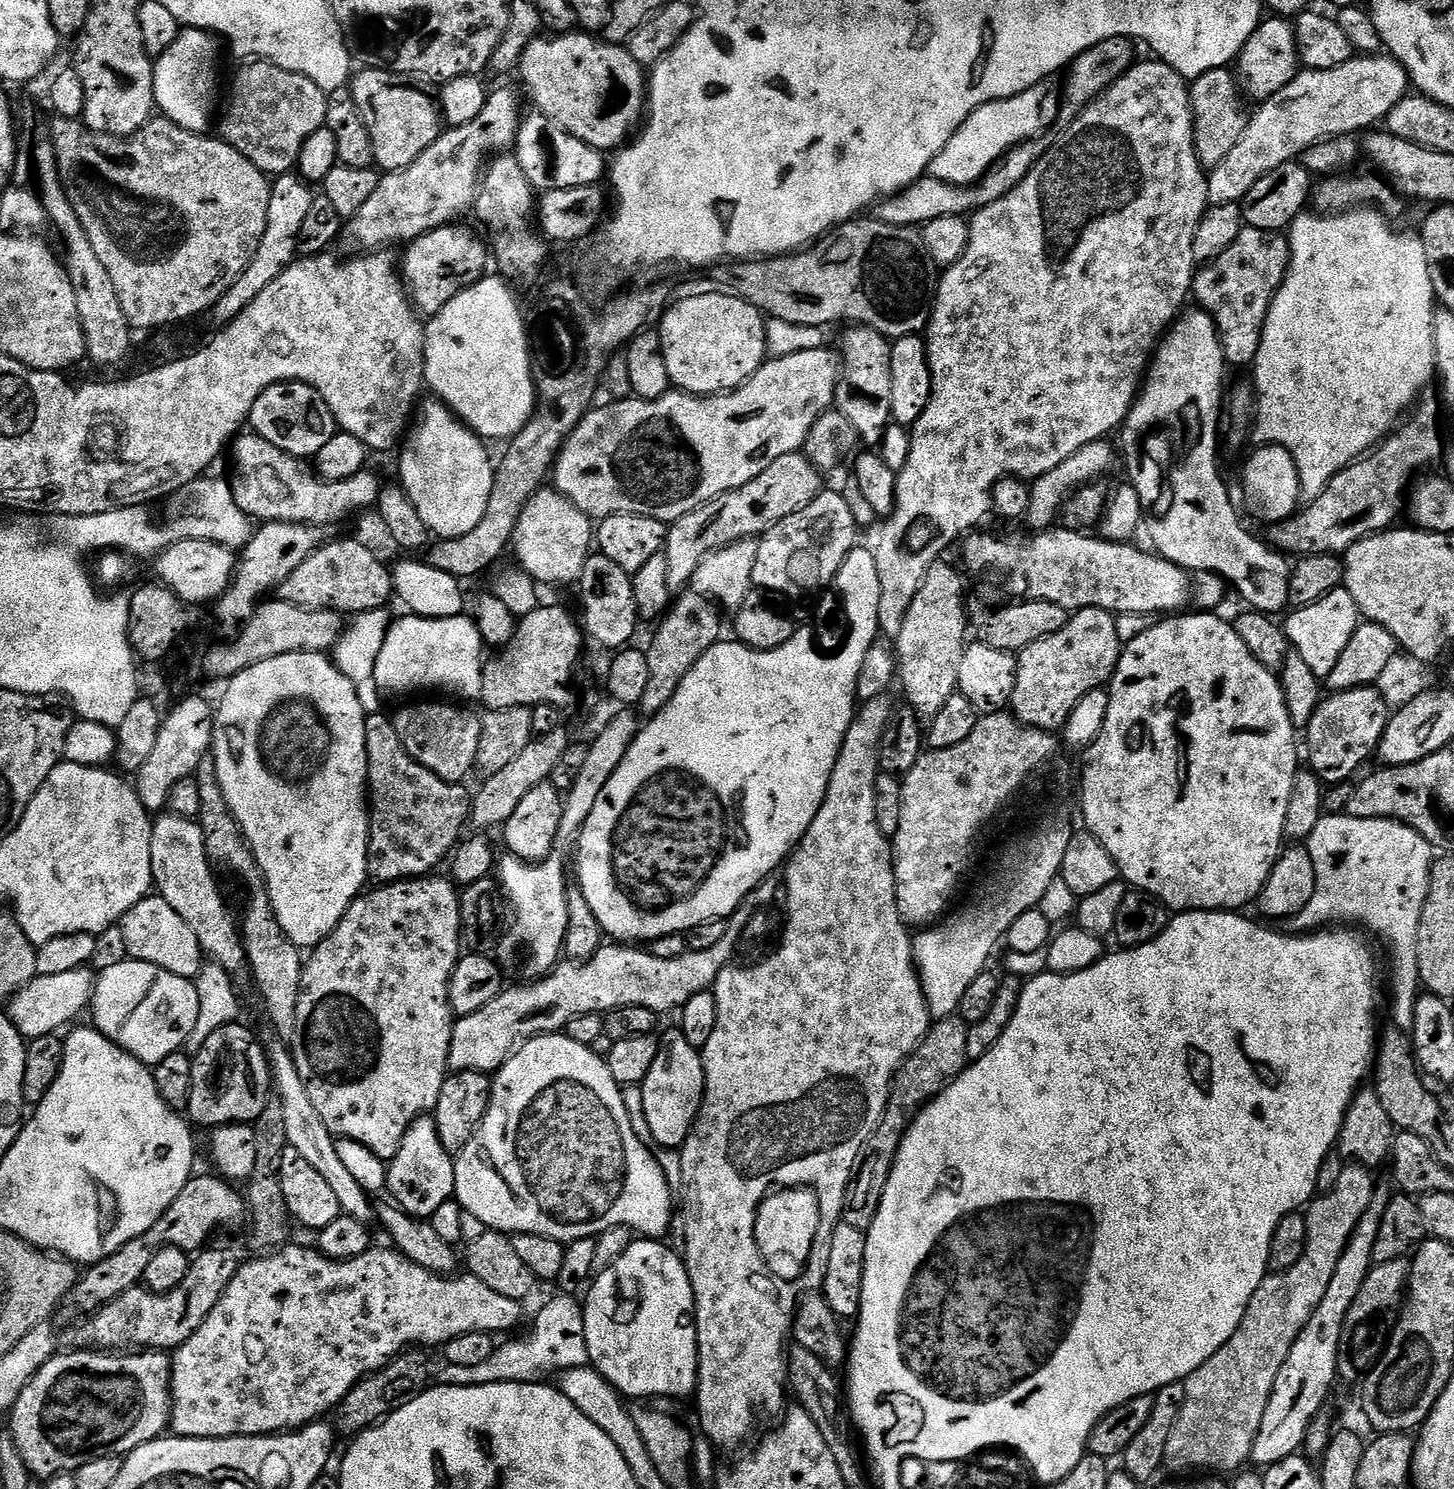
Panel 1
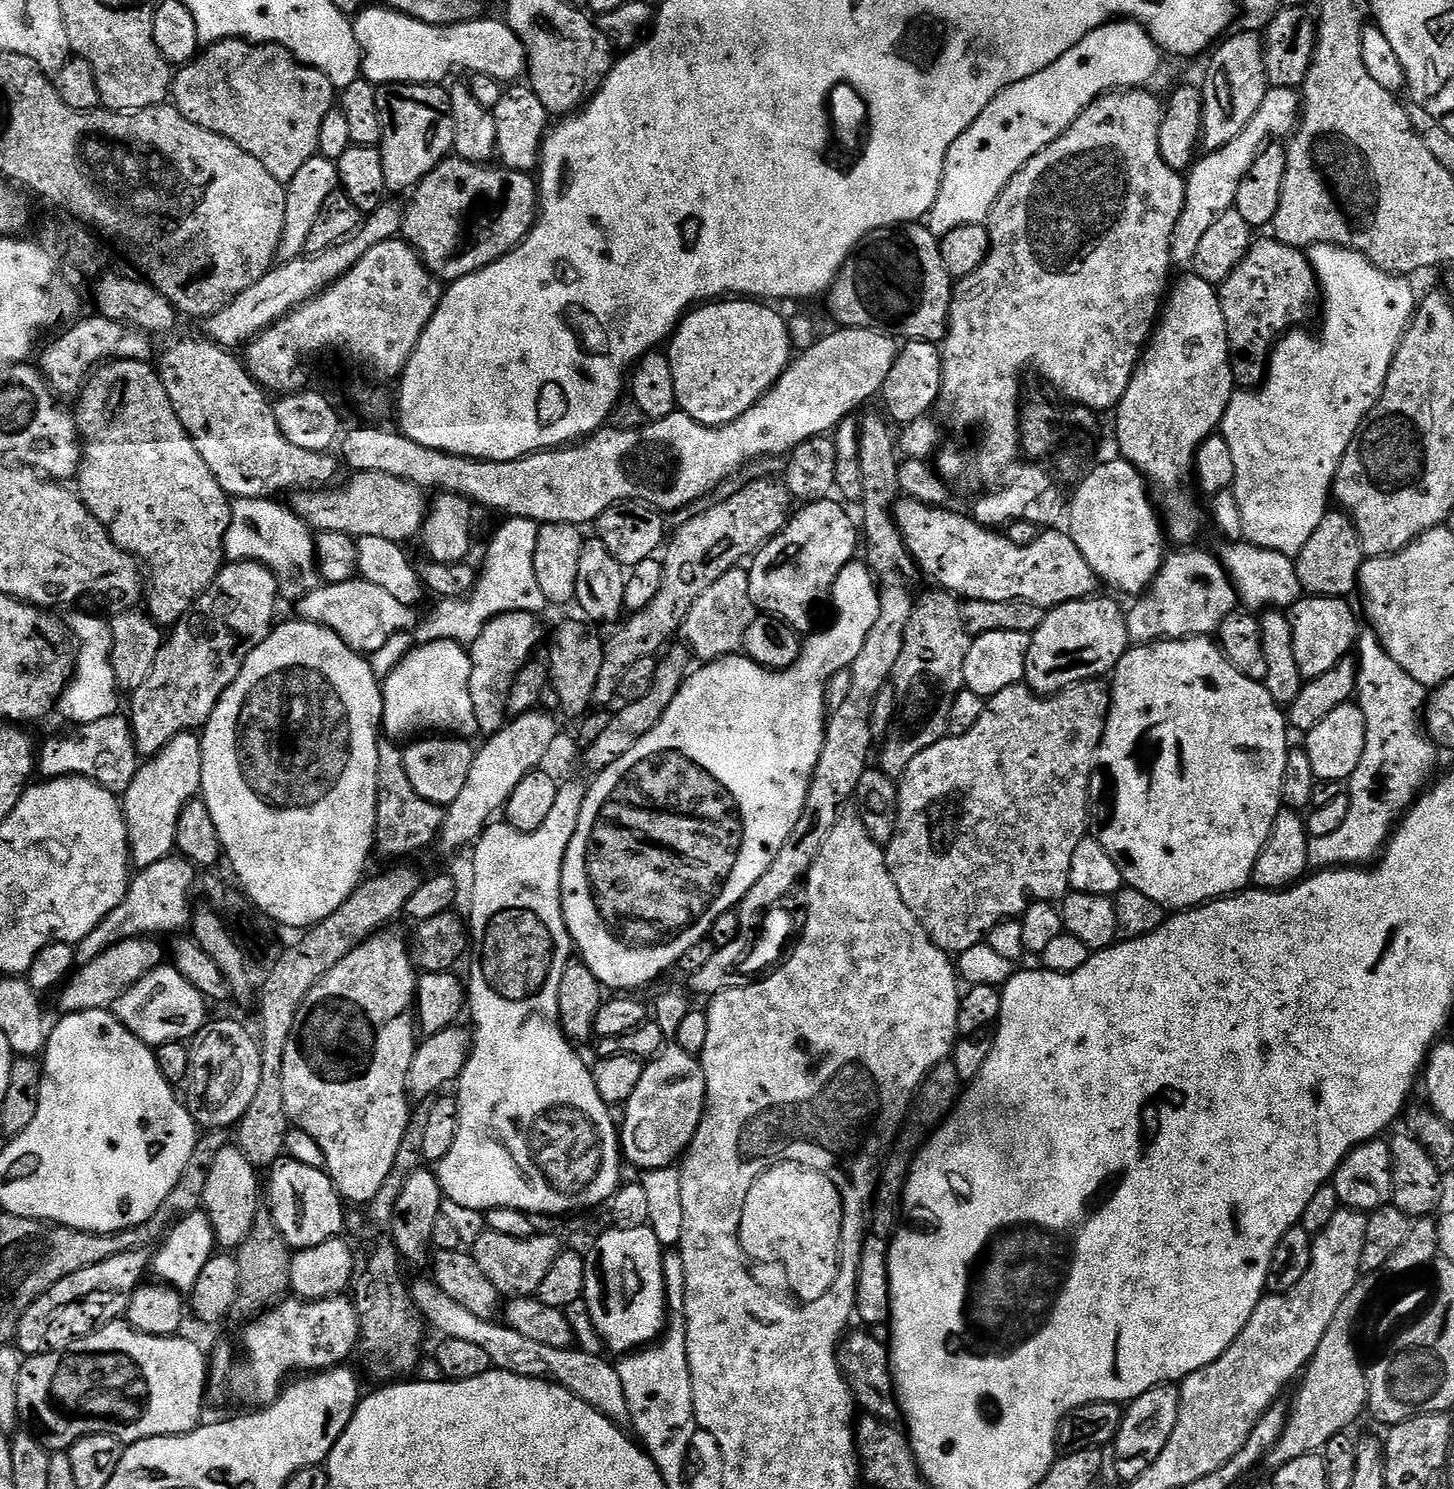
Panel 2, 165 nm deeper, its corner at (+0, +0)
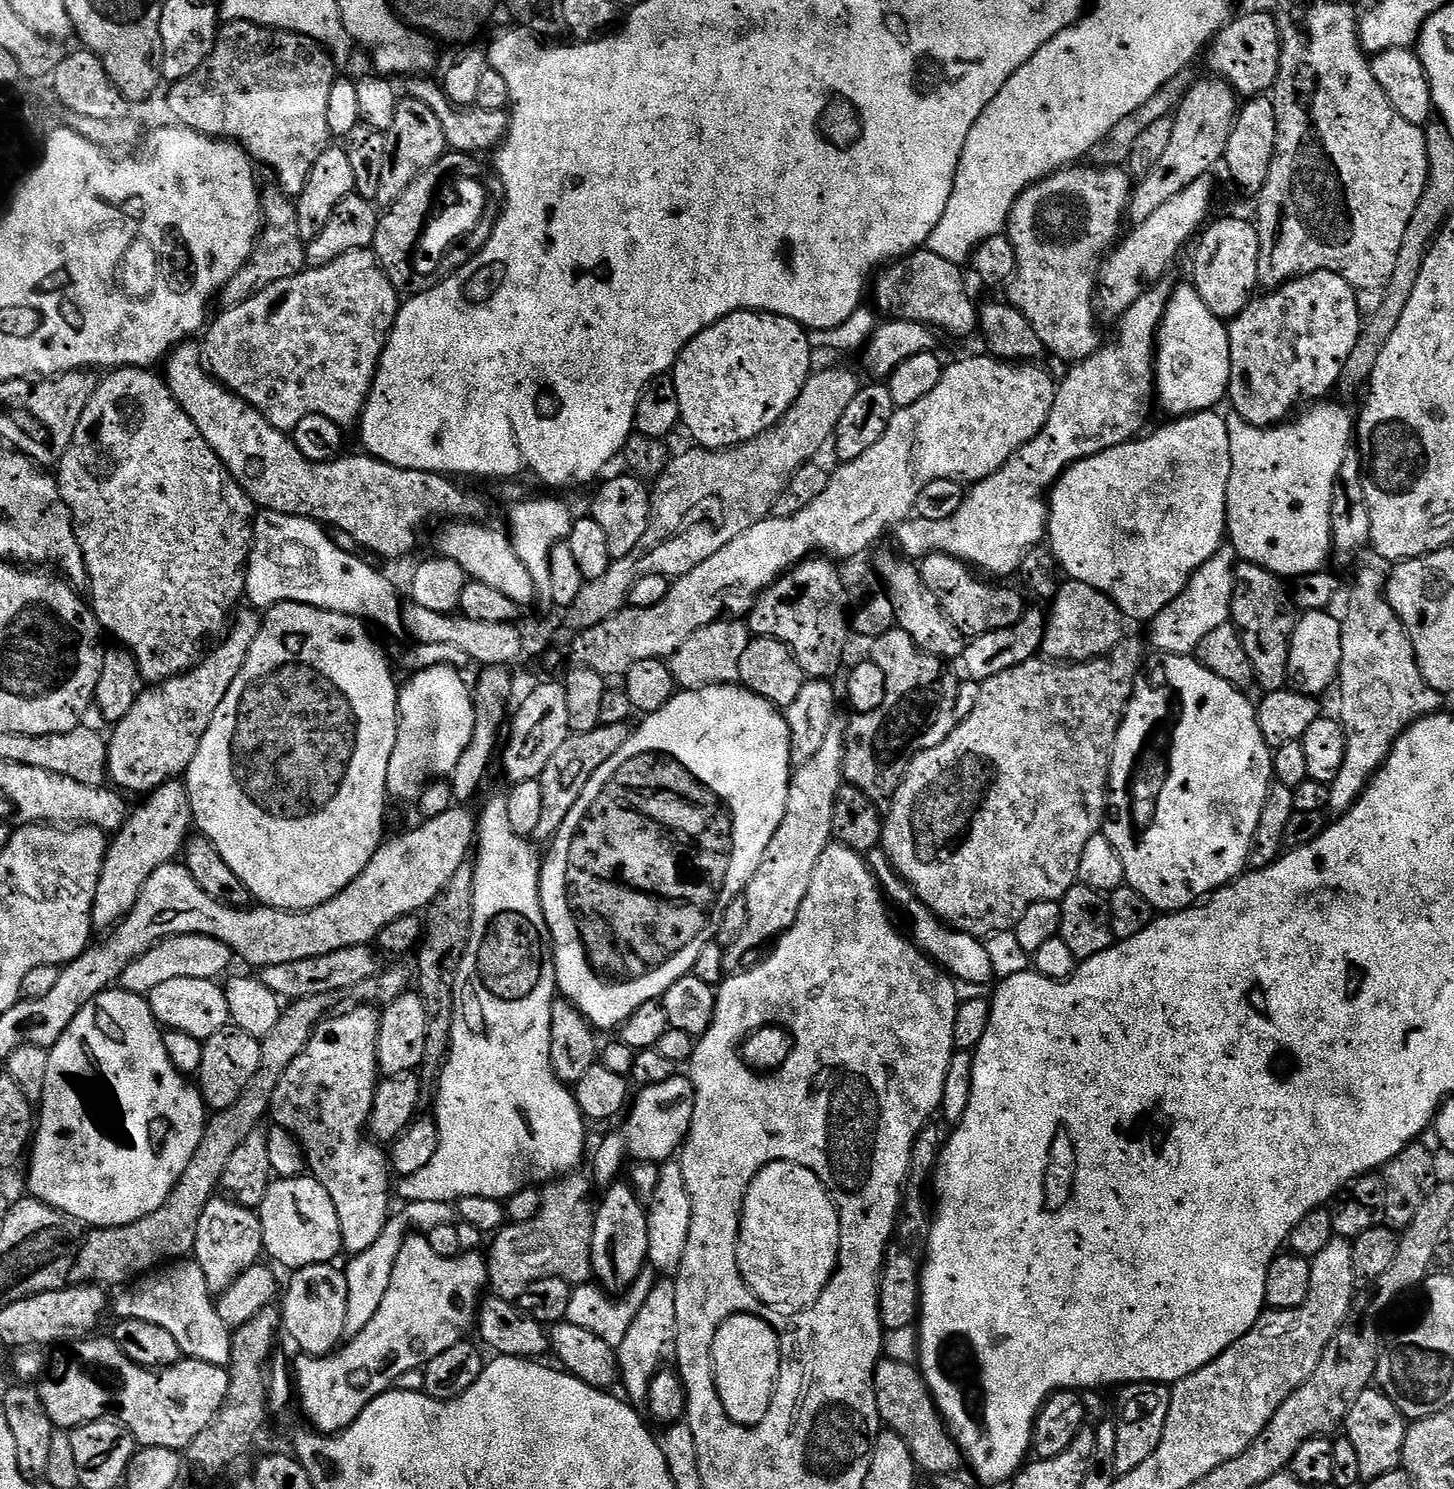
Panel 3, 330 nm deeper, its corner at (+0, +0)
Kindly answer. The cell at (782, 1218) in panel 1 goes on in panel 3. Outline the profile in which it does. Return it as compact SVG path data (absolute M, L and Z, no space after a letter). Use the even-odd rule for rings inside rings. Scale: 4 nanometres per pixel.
M779 1160L766 1165L756 1175L754 1182L750 1182L750 1186L746 1190L744 1208L740 1212L740 1241L736 1247L736 1253L738 1254L738 1270L753 1294L759 1298L761 1305L768 1307L769 1304L770 1307L776 1308L772 1310L803 1310L812 1307L814 1301L822 1294L822 1290L826 1290L826 1286L831 1282L840 1257L840 1210L836 1207L836 1201L832 1199L832 1193L818 1178L818 1174L814 1174L806 1166L795 1164L789 1160Z

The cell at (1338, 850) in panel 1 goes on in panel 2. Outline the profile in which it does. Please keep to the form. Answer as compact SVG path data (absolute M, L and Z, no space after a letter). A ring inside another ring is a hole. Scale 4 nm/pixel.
M1371 630L1359 635L1356 658L1356 702L1362 710L1362 718L1366 718L1366 750L1362 750L1358 770L1354 770L1346 782L1346 795L1350 798L1346 822L1342 822L1334 834L1308 841L1308 863L1316 870L1371 865L1436 768L1437 745L1422 727L1428 690L1386 654Z

